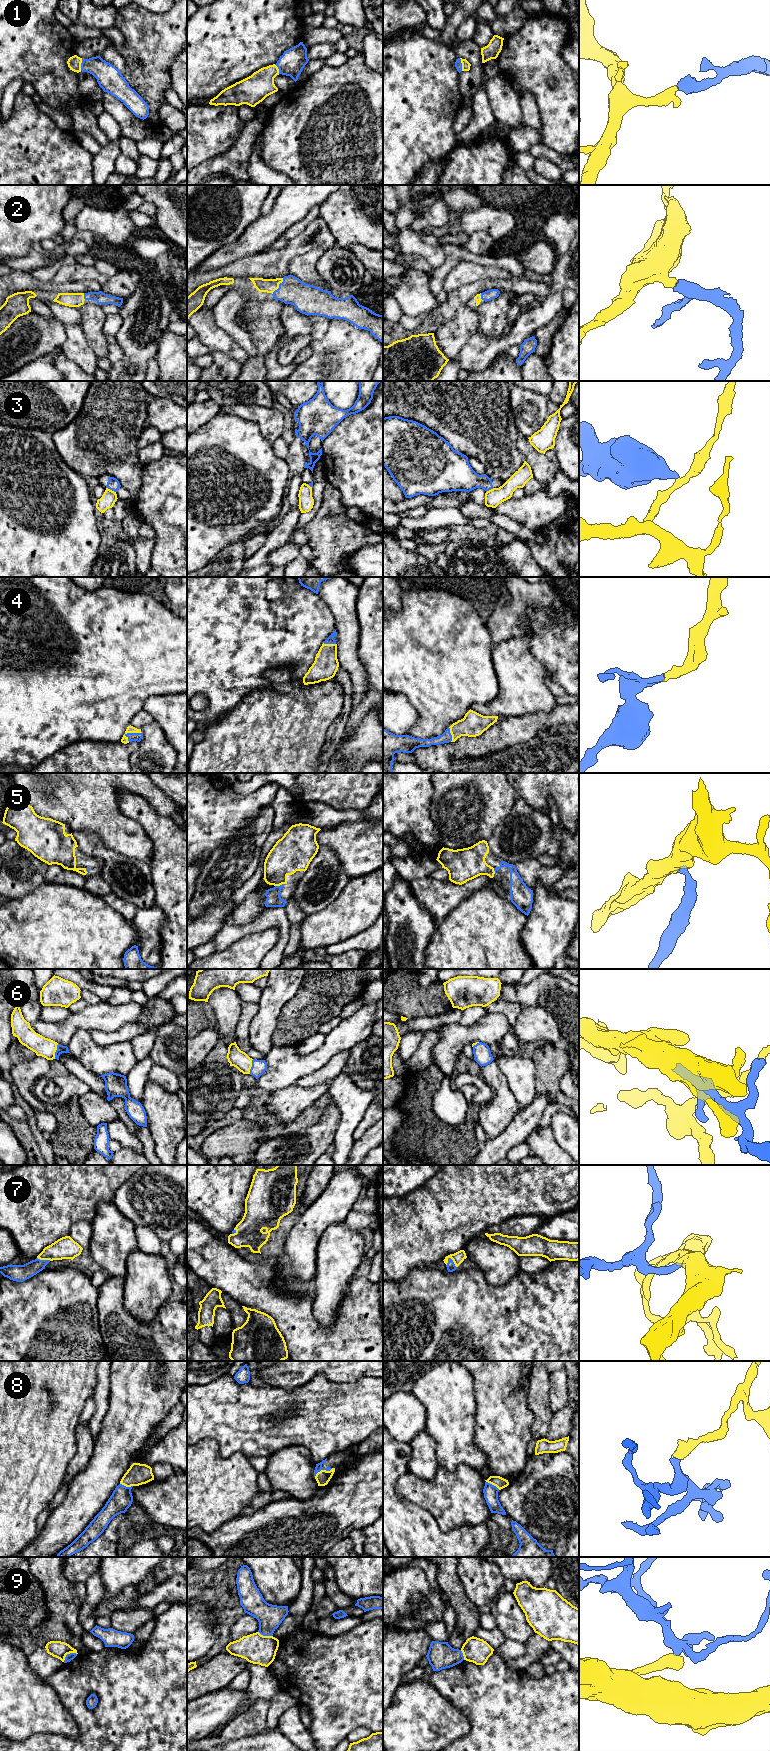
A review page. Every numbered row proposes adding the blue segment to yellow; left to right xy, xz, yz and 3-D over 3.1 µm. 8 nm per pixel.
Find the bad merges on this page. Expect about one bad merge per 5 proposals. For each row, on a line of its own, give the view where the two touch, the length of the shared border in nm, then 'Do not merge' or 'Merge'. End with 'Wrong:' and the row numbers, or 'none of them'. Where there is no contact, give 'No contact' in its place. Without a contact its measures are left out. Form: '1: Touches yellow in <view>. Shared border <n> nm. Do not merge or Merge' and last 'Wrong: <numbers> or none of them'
1: Touches yellow in yz. Shared border 110 nm. Merge
2: Touches yellow in xz. Shared border 160 nm. Merge
3: Touches yellow in xy. Shared border 90 nm. Do not merge
4: Touches yellow in xy. Shared border 150 nm. Merge
5: Touches yellow in xz. Shared border 80 nm. Merge
6: Touches yellow in xy. Shared border 120 nm. Merge
7: Touches yellow in yz. Shared border 110 nm. Merge
8: Touches yellow in xz. Shared border 170 nm. Merge
9: Touches yellow in xy. Shared border 130 nm. Do not merge
Wrong: 3, 9

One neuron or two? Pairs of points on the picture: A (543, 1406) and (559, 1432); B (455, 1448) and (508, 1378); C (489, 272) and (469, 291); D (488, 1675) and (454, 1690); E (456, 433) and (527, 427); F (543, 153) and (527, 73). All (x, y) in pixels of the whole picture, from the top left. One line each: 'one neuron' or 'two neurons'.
A: two neurons
B: two neurons
C: two neurons
D: one neuron
E: two neurons
F: two neurons

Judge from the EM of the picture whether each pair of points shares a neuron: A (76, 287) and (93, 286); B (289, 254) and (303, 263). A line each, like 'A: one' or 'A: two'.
A: one
B: two

